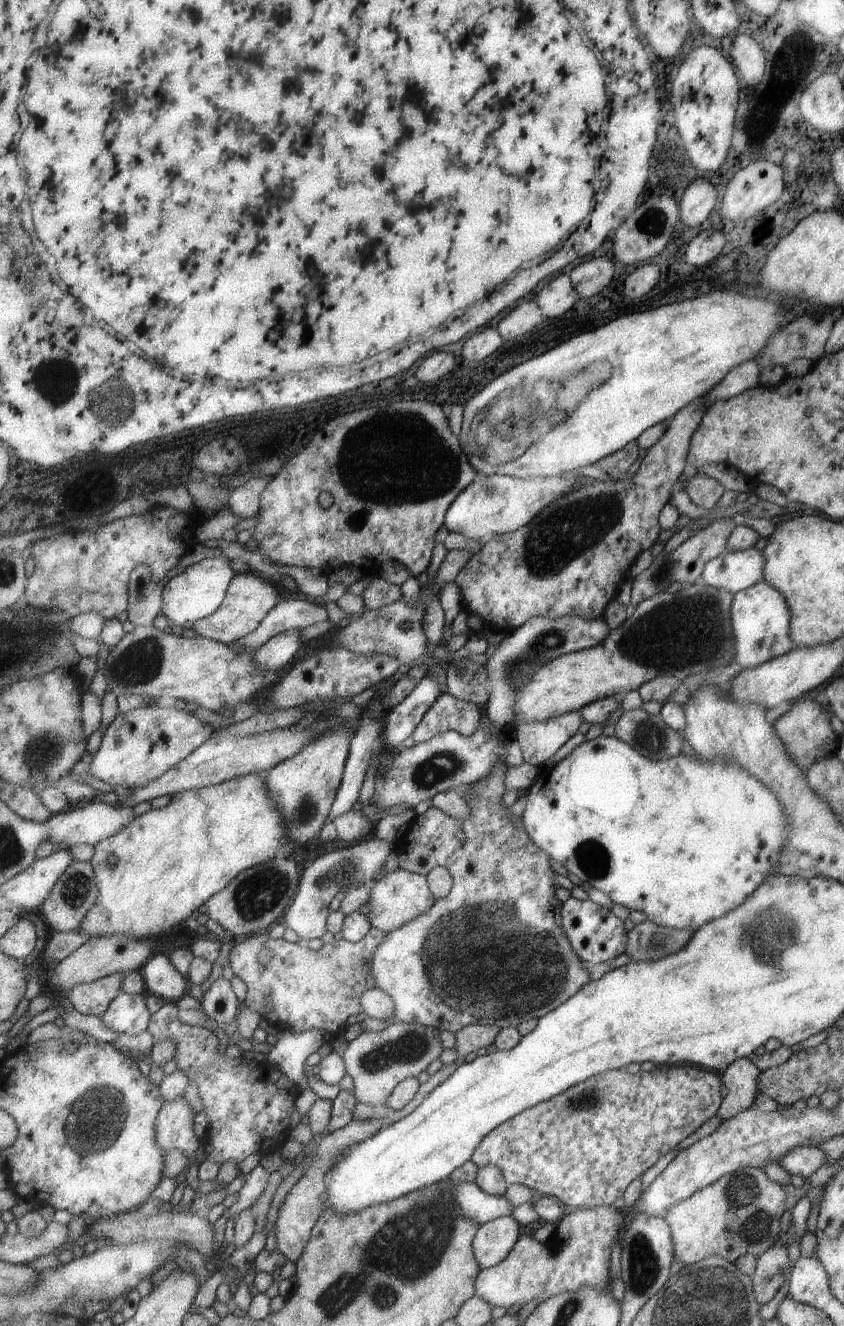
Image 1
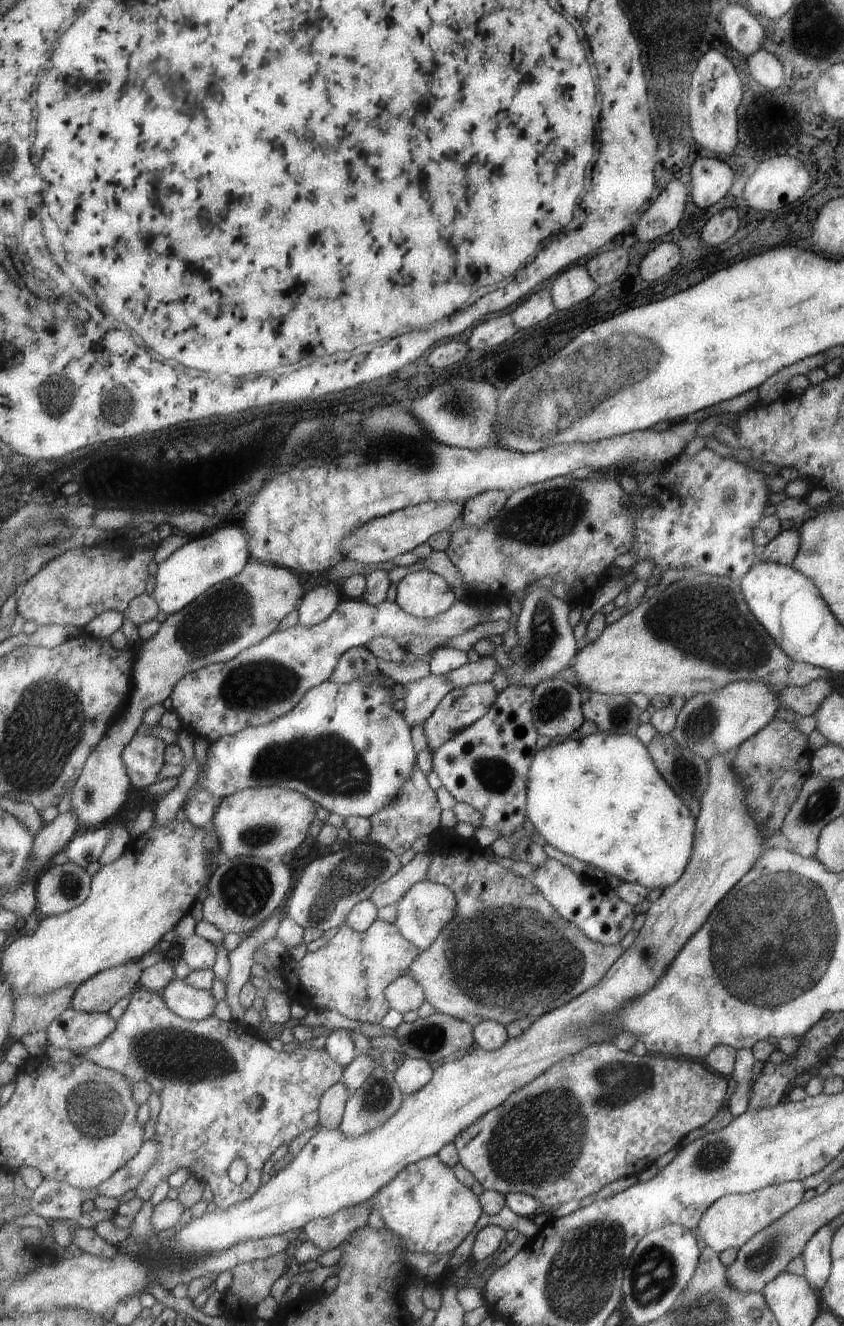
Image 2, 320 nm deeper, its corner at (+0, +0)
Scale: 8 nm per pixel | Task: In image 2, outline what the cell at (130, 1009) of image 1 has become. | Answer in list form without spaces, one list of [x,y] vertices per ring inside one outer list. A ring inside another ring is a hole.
[[[72,1006],[65,1009],[48,1028],[48,1042],[75,1051],[101,1044],[118,1028],[109,1013],[86,1013]]]

